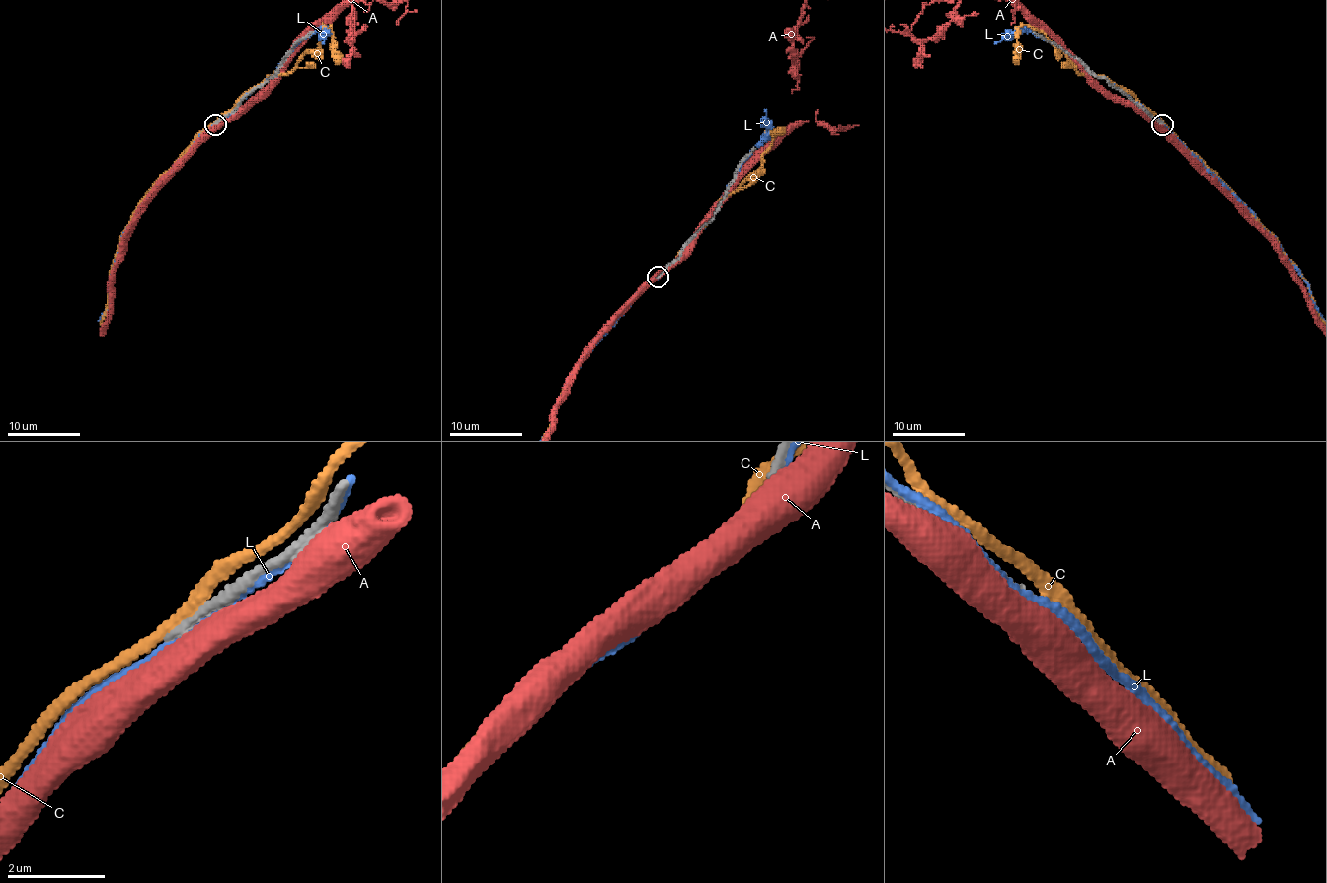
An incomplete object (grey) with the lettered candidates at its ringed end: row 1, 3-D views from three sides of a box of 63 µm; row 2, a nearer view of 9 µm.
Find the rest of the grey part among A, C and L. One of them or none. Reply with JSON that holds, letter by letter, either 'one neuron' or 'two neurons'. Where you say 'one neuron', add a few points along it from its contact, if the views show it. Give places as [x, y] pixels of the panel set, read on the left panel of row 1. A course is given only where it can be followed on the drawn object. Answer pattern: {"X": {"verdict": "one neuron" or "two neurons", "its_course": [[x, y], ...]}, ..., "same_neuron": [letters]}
{"A": {"verdict": "two neurons"}, "C": {"verdict": "two neurons"}, "L": {"verdict": "two neurons"}, "same_neuron": []}

